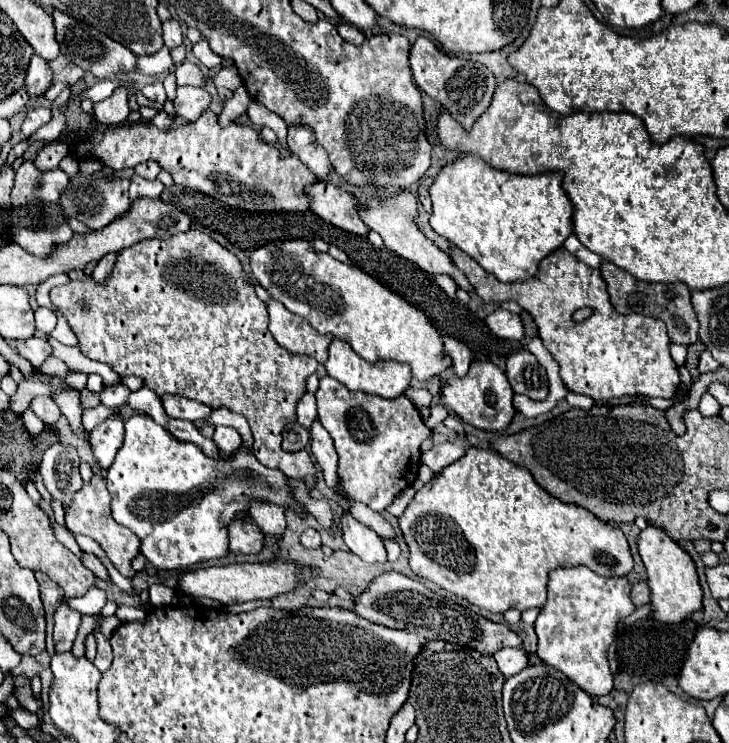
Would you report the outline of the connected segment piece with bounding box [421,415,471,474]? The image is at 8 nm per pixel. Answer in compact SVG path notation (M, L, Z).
M449 415L443 422L448 427L455 427L455 430L459 436L455 442L443 442L443 444L435 444L431 446L427 452L423 452L421 456L421 462L431 466L431 470L437 474L439 470L443 470L445 466L449 466L451 462L459 460L461 456L465 456L465 452L471 448L471 444L467 442L467 436L465 436L465 430L463 430L463 423Z

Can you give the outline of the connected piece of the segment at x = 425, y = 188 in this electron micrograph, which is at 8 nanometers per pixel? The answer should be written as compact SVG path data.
M423 178L419 184L419 202L423 204L423 208L427 212L431 212L431 198L429 198L429 186L431 186L433 178Z

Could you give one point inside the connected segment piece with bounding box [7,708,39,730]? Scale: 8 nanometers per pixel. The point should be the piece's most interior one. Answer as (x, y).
(25, 719)

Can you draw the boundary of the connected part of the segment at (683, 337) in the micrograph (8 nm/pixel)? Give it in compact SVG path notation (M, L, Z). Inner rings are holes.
M601 262L599 272L607 284L607 292L611 298L613 308L619 314L645 314L645 316L655 316L667 324L667 332L671 342L677 344L693 344L697 340L697 330L699 322L695 320L695 312L691 312L691 294L683 286L683 282L673 282L673 284L651 284L651 282L641 282L635 276L631 276L627 270L617 268L611 262Z

